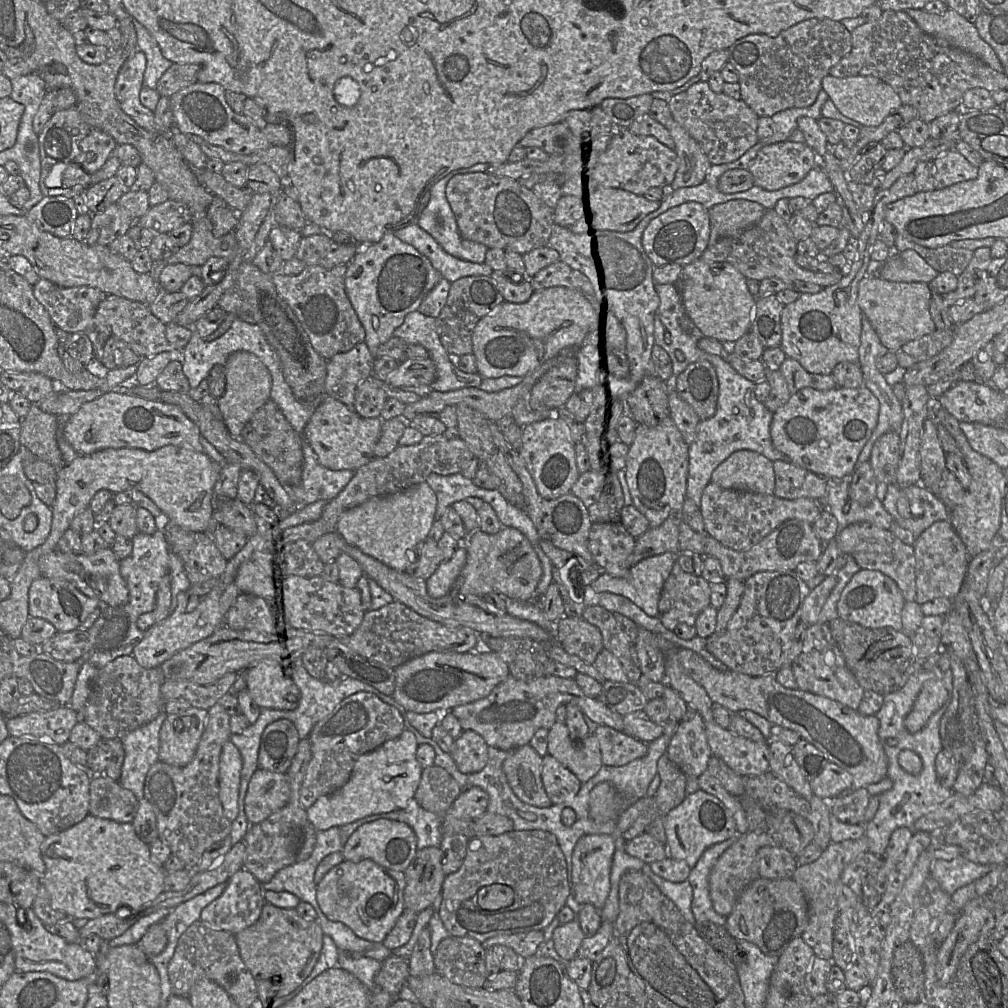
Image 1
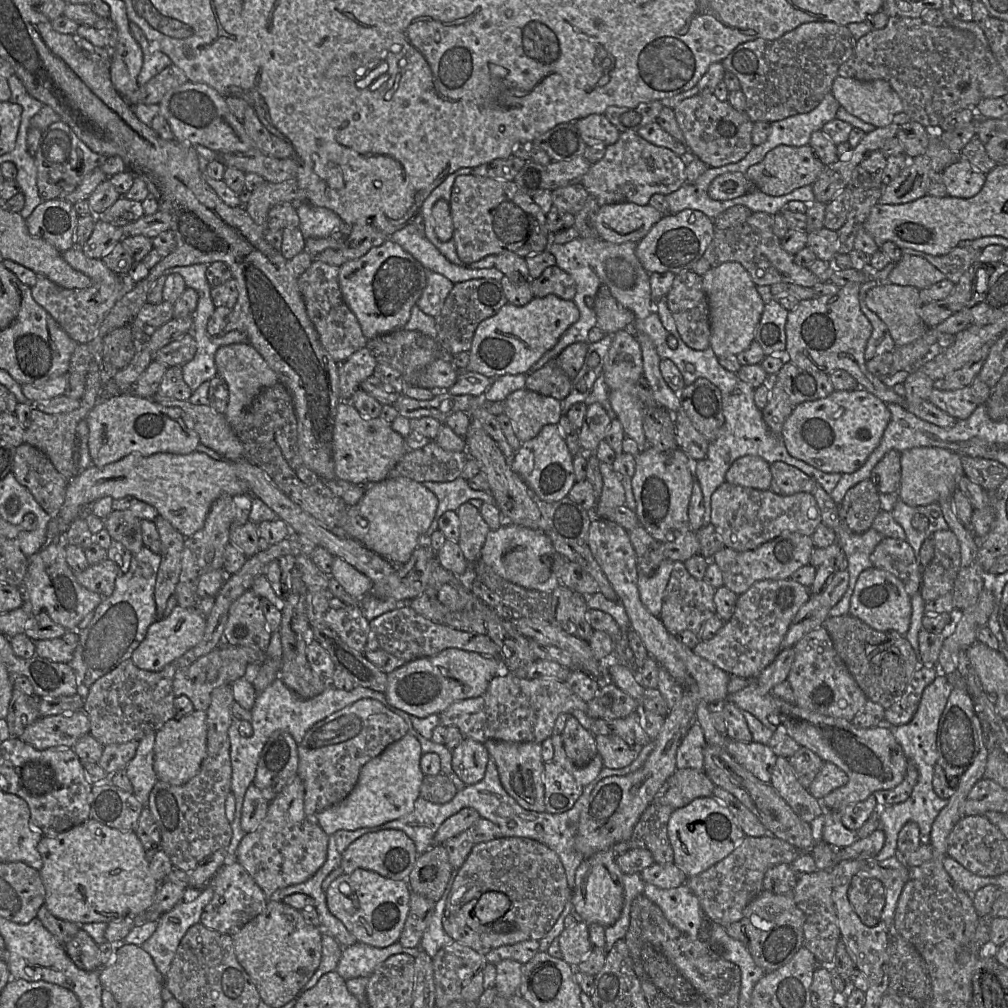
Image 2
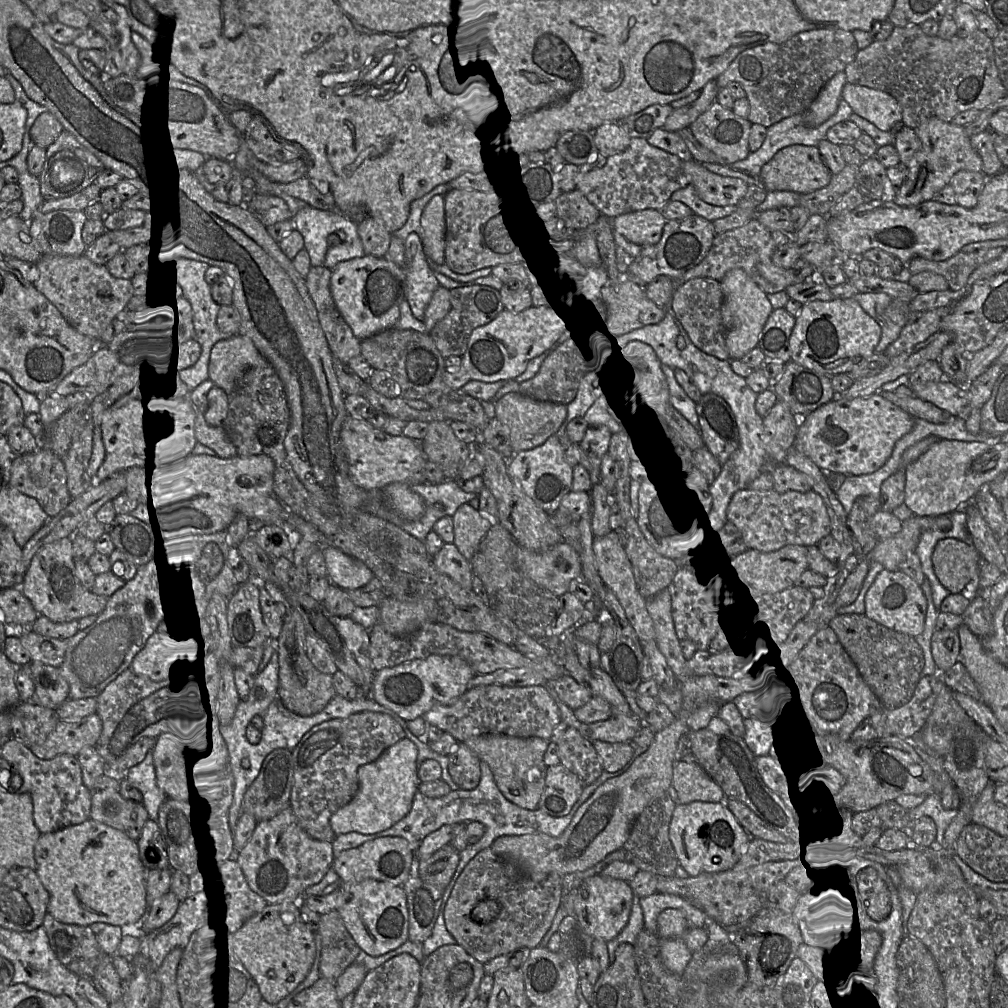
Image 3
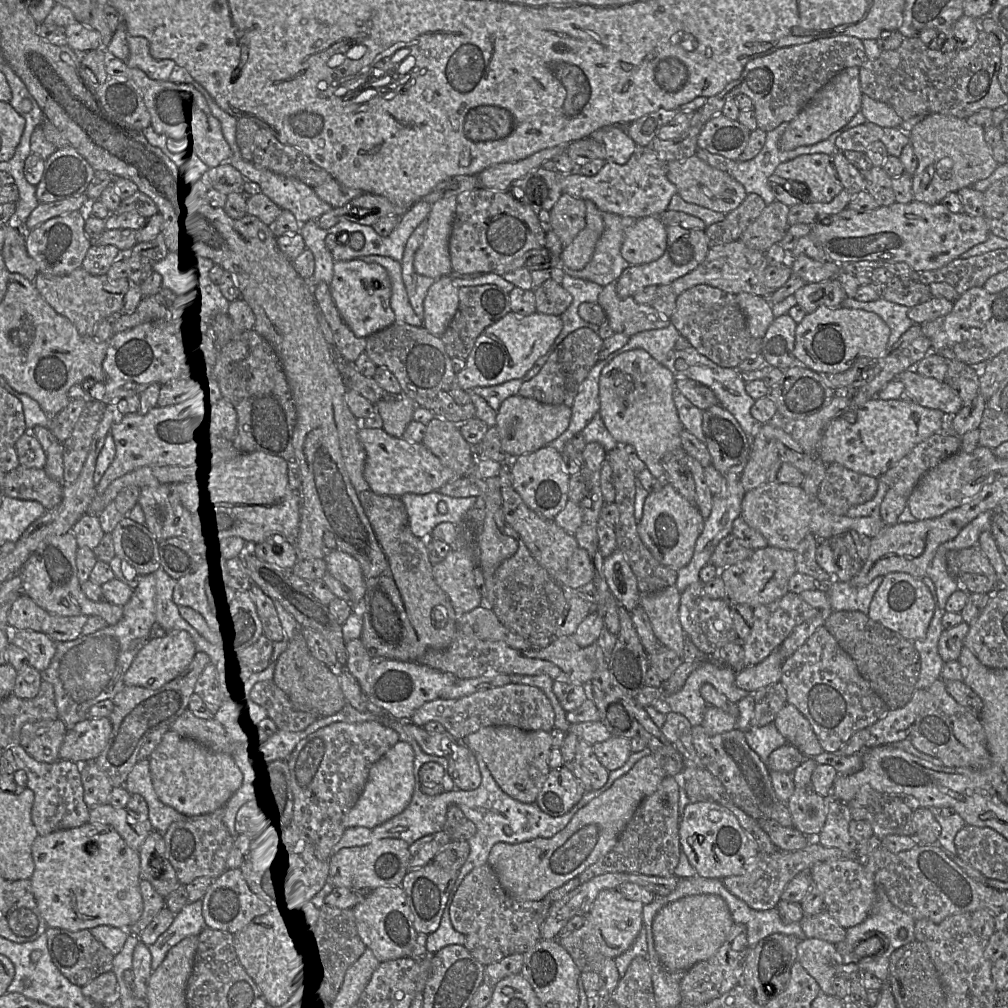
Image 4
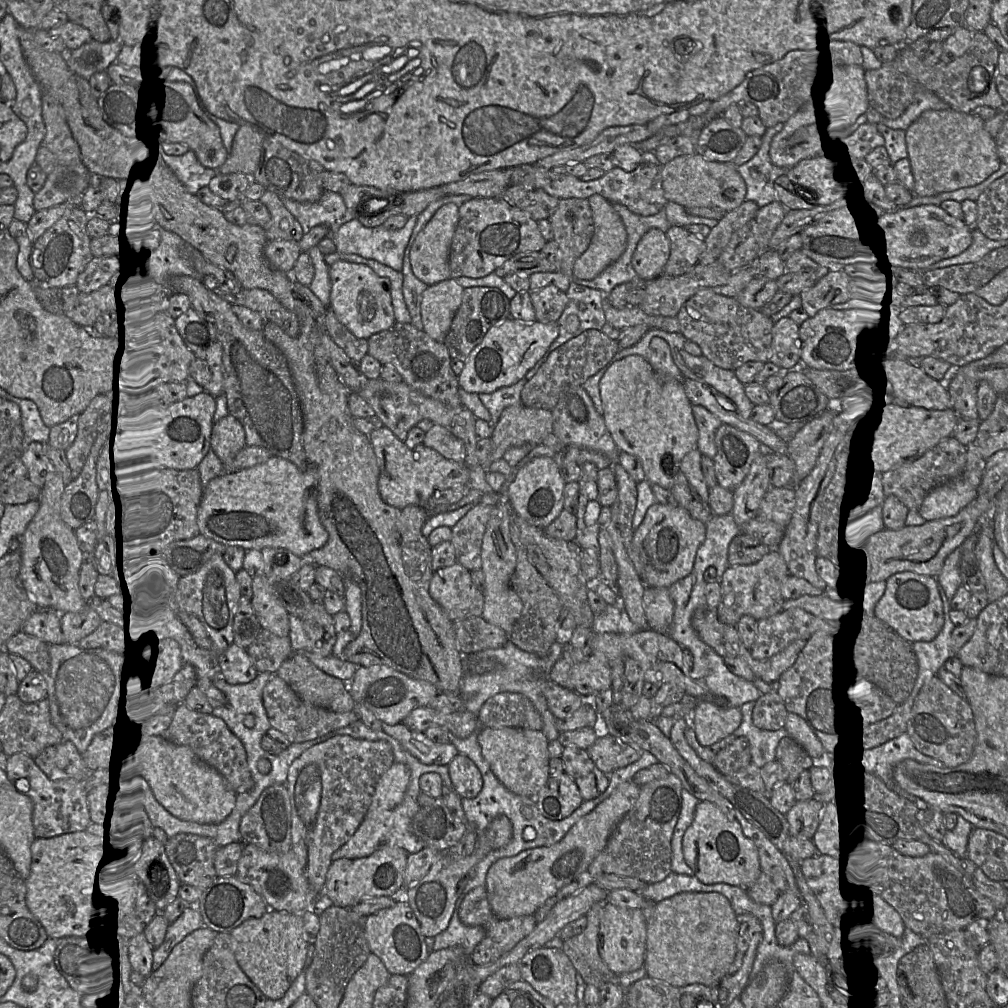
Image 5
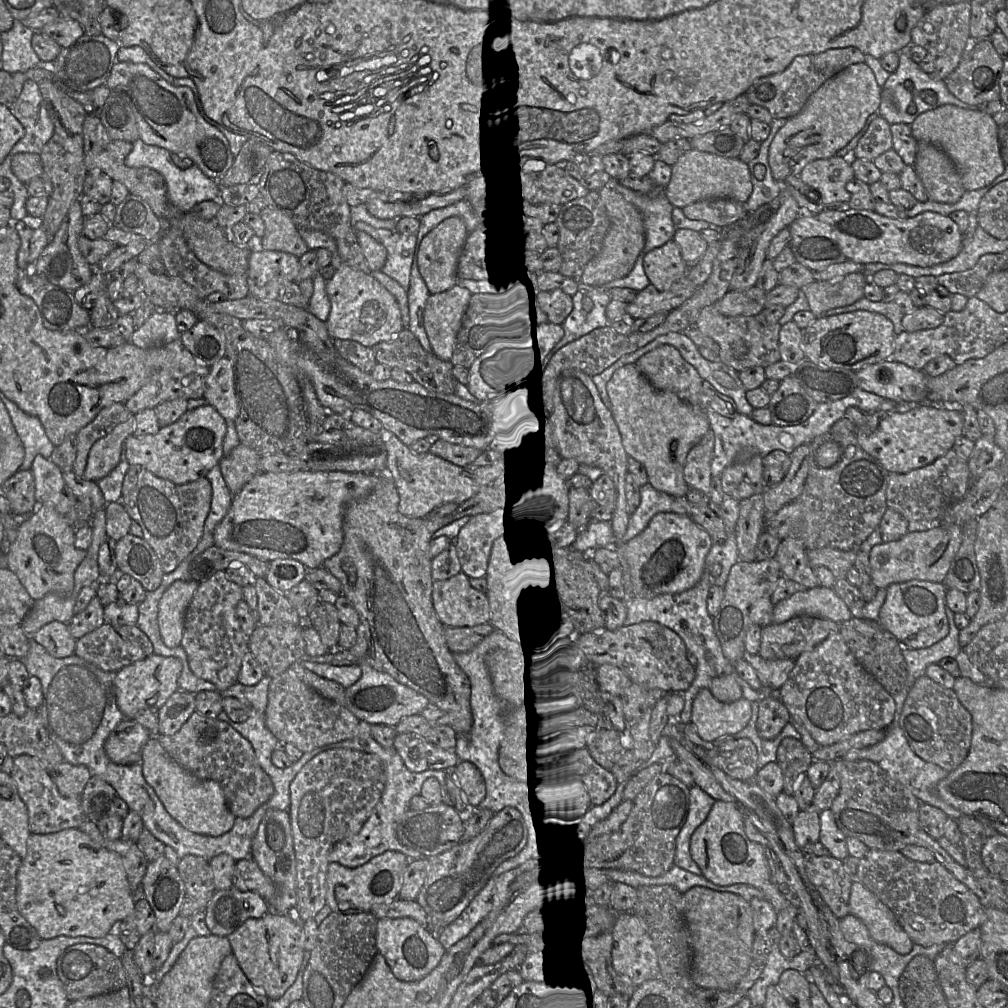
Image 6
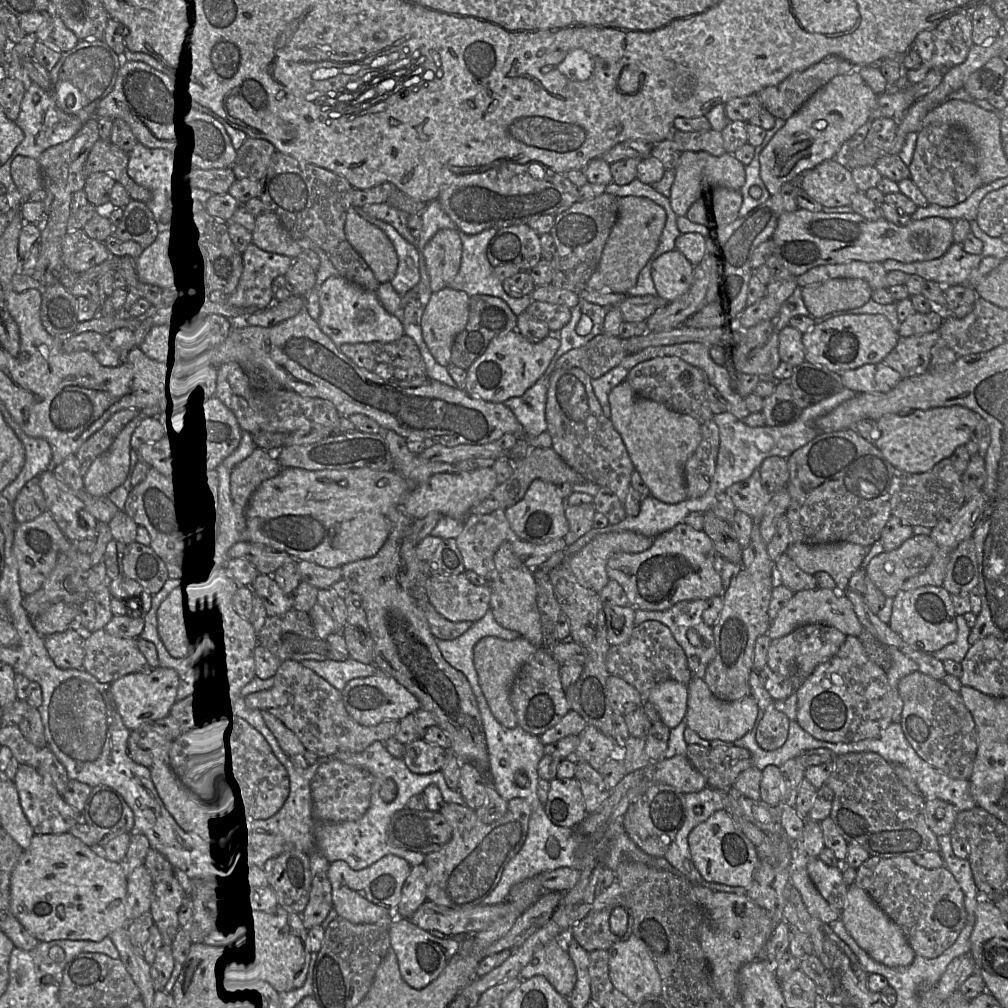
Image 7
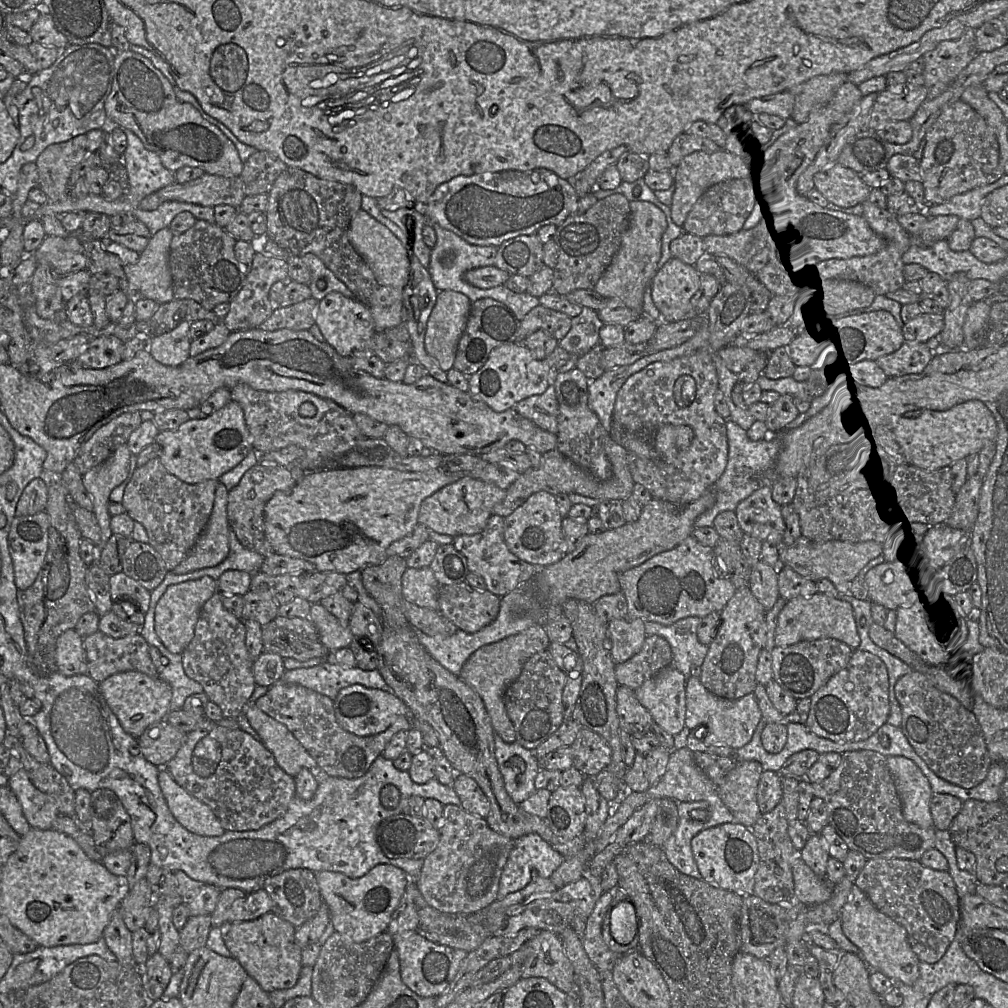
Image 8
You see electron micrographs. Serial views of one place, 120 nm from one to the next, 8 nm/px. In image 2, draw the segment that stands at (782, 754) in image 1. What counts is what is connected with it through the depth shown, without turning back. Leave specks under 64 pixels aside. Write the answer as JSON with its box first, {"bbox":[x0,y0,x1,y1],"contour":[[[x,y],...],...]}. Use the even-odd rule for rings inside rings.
{"bbox":[770,756,824,825],"contour":[[[778,756],[771,772],[770,785],[804,822],[817,825],[824,807],[796,778],[788,758]]]}

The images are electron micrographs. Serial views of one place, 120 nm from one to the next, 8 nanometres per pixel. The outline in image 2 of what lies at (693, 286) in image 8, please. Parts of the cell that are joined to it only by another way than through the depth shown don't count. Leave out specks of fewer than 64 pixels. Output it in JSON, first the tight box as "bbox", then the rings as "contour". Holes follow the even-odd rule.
{"bbox":[595,202,664,243],"contour":[[[632,202],[606,204],[599,207],[595,227],[599,238],[611,243],[638,243],[664,216],[650,204]]]}

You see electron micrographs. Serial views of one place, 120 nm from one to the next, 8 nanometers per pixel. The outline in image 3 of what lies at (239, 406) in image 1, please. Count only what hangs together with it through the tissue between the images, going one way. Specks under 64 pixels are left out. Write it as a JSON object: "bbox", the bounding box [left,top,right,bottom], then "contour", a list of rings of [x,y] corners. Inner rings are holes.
{"bbox":[209,335,269,395],"contour":[[[234,335],[232,338],[217,342],[212,347],[209,379],[229,395],[246,370],[267,363],[269,363],[267,359],[250,338]]]}

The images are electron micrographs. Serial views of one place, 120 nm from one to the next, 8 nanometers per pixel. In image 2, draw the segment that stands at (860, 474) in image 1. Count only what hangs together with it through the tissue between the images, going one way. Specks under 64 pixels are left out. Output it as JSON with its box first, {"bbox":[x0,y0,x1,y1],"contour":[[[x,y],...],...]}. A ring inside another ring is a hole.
{"bbox":[839,479,882,534],"contour":[[[865,479],[847,491],[840,505],[839,515],[852,532],[862,534],[872,528],[876,516],[882,511],[879,494],[871,479]]]}

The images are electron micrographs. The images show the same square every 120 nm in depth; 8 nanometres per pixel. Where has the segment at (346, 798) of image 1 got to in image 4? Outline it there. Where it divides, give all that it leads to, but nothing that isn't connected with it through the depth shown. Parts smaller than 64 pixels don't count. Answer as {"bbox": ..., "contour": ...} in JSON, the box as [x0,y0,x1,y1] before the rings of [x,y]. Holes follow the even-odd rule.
{"bbox":[343,740,414,829],"contour":[[[400,740],[371,767],[361,796],[343,820],[346,829],[379,826],[408,806],[414,788],[414,756],[412,747]]]}

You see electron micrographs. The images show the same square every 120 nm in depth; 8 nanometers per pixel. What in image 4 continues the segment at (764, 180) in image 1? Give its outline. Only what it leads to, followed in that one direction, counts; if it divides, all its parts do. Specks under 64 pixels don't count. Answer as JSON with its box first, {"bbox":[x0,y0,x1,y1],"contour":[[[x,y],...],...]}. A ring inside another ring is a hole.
{"bbox":[774,154,842,203],"contour":[[[804,154],[777,166],[774,174],[793,184],[794,197],[809,203],[827,203],[833,200],[842,186],[831,155]]]}

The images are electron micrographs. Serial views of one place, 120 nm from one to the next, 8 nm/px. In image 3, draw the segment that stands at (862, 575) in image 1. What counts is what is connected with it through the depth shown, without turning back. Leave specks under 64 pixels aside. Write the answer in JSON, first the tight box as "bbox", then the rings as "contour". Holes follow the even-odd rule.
{"bbox":[865,569,927,638],"contour":[[[883,569],[865,596],[865,615],[868,618],[890,630],[902,632],[913,638],[923,632],[926,613],[927,600],[921,586],[900,571]]]}

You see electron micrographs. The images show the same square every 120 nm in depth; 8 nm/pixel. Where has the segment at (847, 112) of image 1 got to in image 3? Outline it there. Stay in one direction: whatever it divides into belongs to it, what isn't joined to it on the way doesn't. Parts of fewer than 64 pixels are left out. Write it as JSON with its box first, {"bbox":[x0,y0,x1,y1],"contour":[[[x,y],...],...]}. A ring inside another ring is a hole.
{"bbox":[842,82,902,131],"contour":[[[847,82],[842,90],[842,99],[851,106],[855,114],[882,131],[892,131],[893,126],[902,121],[899,102],[881,90]]]}

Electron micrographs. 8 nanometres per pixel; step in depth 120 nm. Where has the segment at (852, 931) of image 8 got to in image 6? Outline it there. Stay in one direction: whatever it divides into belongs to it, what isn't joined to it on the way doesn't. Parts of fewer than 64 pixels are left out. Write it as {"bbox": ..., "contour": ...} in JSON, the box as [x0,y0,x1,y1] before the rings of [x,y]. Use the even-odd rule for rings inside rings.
{"bbox":[849,880,914,955],"contour":[[[853,880],[849,897],[849,914],[859,918],[872,939],[901,955],[911,952],[914,943],[898,923],[893,912],[860,882]]]}

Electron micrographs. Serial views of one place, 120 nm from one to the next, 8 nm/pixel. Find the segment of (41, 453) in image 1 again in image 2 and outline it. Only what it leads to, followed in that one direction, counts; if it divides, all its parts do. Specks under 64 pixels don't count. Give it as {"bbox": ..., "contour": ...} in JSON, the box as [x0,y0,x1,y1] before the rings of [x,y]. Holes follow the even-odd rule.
{"bbox":[24,372,102,480],"contour":[[[89,372],[86,378],[86,389],[80,399],[79,408],[63,414],[47,414],[37,408],[31,412],[31,421],[25,428],[24,443],[41,450],[52,462],[56,470],[70,480],[77,474],[74,464],[75,433],[79,422],[86,419],[88,413],[98,403],[98,391],[102,387],[100,372]]]}

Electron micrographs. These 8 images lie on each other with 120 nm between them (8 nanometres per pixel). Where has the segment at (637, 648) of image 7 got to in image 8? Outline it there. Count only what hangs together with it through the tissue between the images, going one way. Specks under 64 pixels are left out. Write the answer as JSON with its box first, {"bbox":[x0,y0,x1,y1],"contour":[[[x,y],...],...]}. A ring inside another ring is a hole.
{"bbox":[615,635,672,691],"contour":[[[647,635],[637,654],[615,665],[615,678],[619,685],[636,691],[644,682],[672,665],[672,661],[669,643],[660,636]]]}

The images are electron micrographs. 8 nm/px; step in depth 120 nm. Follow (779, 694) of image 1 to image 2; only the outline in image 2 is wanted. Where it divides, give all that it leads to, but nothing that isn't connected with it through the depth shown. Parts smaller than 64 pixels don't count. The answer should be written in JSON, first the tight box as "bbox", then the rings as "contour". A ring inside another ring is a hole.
{"bbox":[727,680,908,811],"contour":[[[751,680],[743,689],[730,694],[727,701],[734,703],[741,711],[753,714],[772,732],[783,730],[798,745],[810,749],[824,762],[831,762],[846,773],[848,782],[821,800],[825,810],[840,811],[849,805],[864,801],[876,791],[894,789],[906,776],[908,761],[885,724],[858,728],[852,721],[803,709],[775,697],[772,693],[760,694],[756,680]]]}

